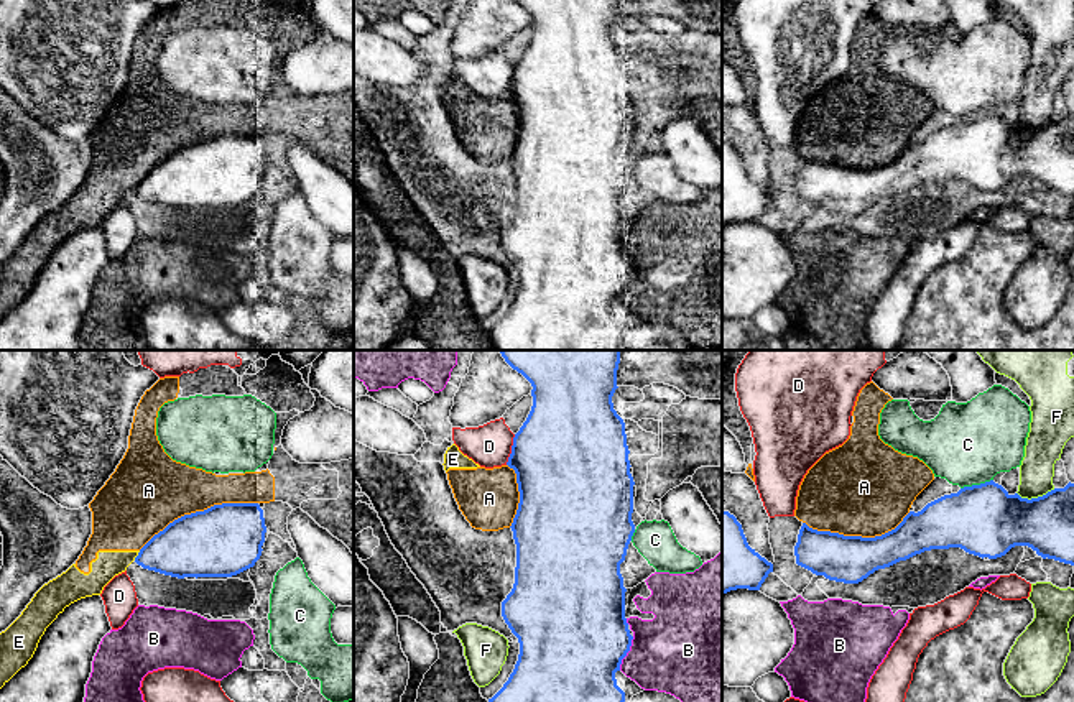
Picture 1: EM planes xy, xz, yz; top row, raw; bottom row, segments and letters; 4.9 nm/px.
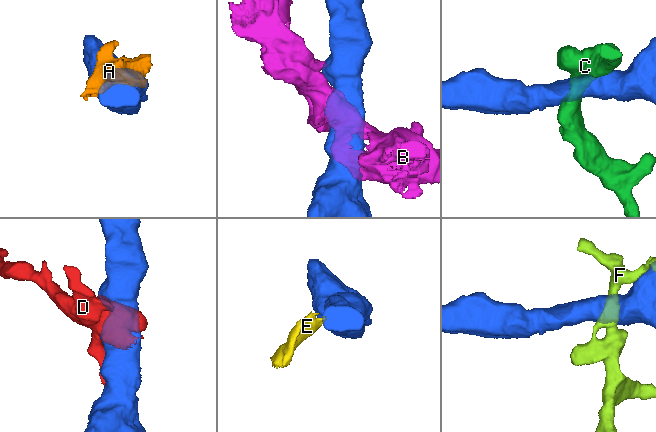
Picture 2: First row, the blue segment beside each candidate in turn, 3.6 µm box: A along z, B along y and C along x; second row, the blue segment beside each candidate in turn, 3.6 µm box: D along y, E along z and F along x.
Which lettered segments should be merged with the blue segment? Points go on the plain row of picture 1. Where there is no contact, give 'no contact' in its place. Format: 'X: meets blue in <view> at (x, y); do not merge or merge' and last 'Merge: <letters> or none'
A: meets blue in xy at (198, 143); do not merge
B: meets blue in xz at (627, 283); do not merge
C: meets blue in yz at (976, 117); do not merge
D: meets blue in xz at (512, 81); do not merge
E: meets blue in xy at (137, 188); do not merge
F: meets blue in yz at (1035, 130); do not merge
Merge: none

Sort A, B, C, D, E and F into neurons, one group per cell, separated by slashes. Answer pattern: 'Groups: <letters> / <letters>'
Groups: A E / B / C / D / F

